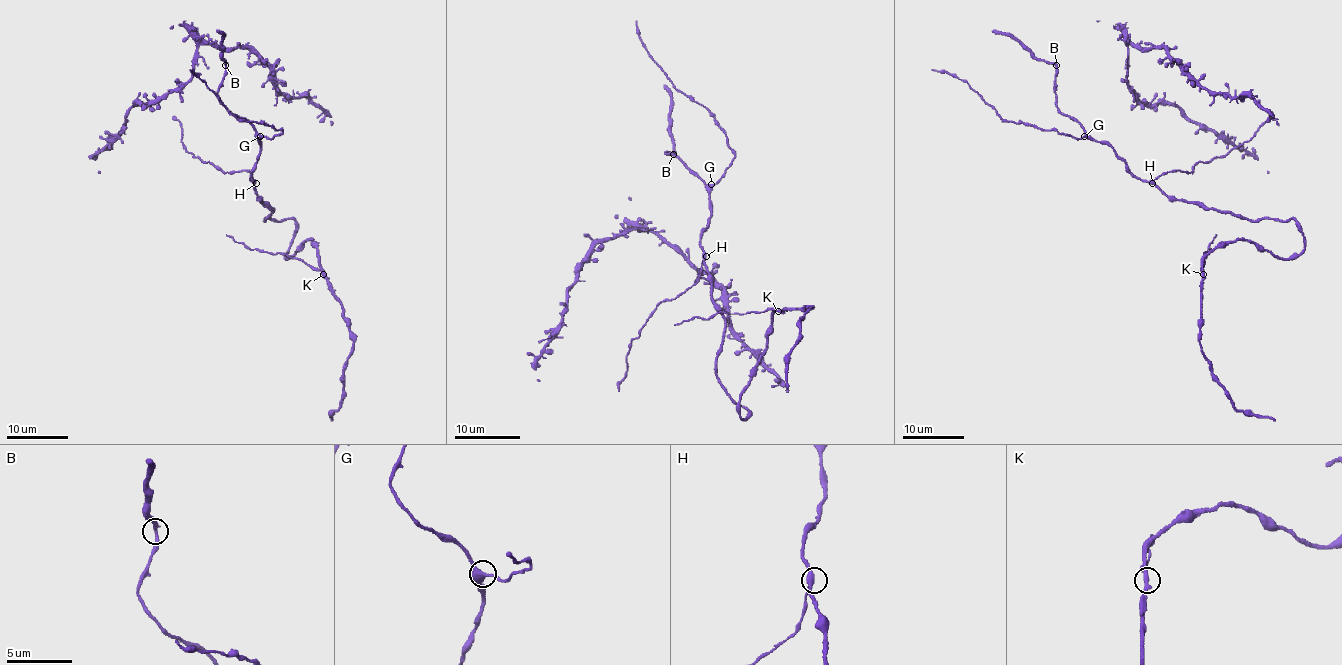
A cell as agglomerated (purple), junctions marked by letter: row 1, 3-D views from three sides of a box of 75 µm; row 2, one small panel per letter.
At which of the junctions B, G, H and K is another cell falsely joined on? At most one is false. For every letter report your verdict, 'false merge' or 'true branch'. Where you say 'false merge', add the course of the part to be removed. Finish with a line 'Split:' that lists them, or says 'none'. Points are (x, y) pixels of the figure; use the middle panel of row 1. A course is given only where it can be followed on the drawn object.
B: true branch
G: true branch
H: true branch
K: false merge; course (778, 311), (716, 312), (708, 319), (696, 317), (675, 325)
Split: K

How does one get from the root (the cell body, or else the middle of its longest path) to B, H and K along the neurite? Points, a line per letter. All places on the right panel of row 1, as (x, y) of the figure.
B: (1181, 171), (1163, 172), (1152, 180), (1138, 179), (1110, 146), (1097, 142), (1078, 122), (1058, 109), (1057, 65)
H: (1181, 171), (1163, 172), (1152, 183)
K: (1181, 171), (1154, 182), (1210, 209), (1292, 219), (1304, 242), (1287, 259), (1246, 240), (1221, 242), (1203, 274)

